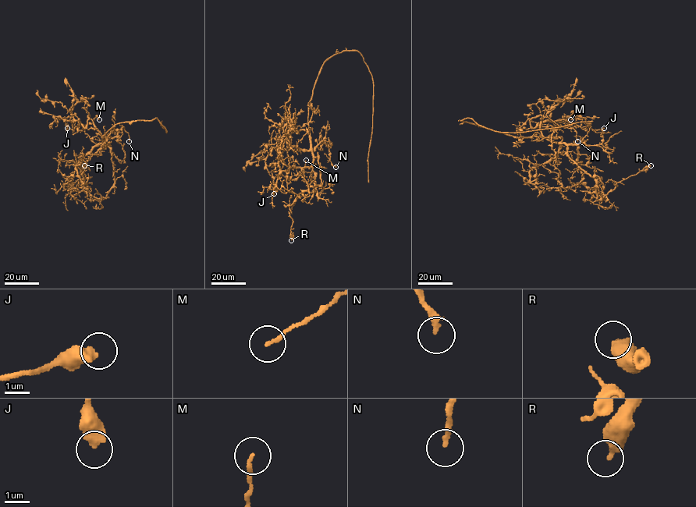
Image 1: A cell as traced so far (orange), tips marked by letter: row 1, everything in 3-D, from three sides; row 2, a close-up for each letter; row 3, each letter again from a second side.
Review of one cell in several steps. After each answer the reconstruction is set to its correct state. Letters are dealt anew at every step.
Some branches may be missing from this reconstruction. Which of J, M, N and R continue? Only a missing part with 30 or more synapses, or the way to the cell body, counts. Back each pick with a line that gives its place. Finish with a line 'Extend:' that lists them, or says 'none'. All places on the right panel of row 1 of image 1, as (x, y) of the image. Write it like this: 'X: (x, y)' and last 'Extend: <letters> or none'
Extend: none

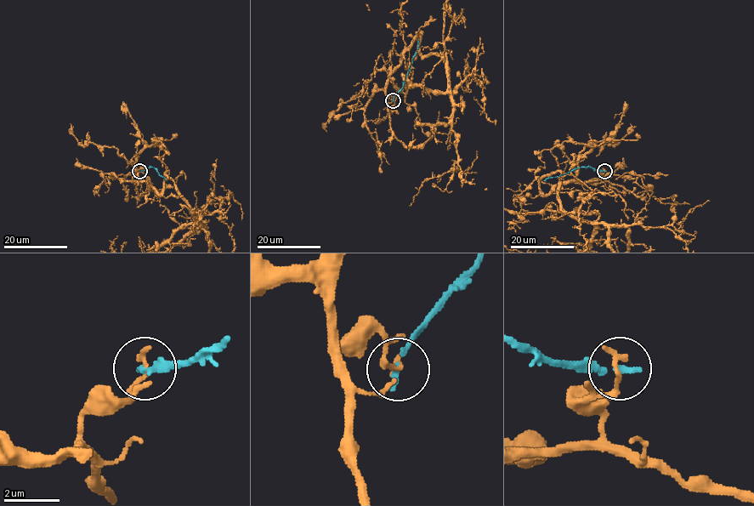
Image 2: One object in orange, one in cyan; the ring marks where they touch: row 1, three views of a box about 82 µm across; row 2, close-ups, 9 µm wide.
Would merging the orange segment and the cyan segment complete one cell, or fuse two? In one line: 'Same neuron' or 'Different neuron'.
Different neuron

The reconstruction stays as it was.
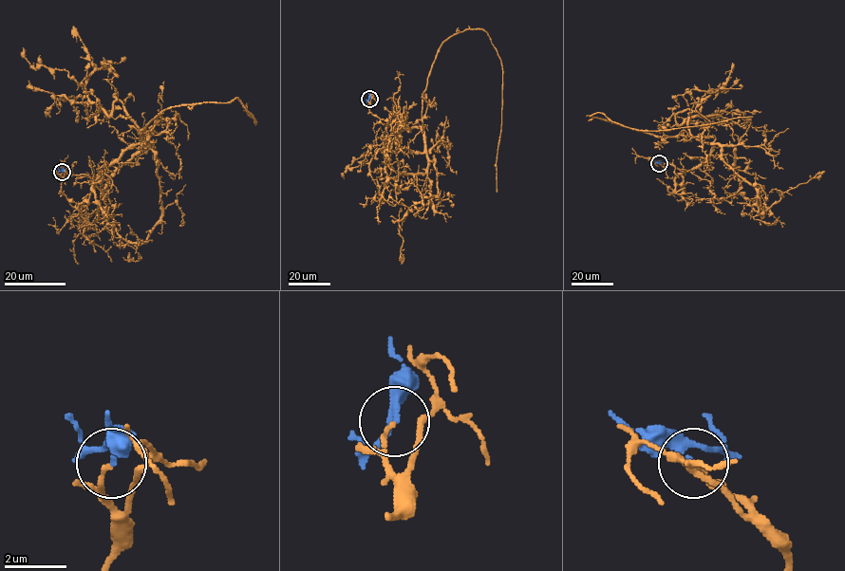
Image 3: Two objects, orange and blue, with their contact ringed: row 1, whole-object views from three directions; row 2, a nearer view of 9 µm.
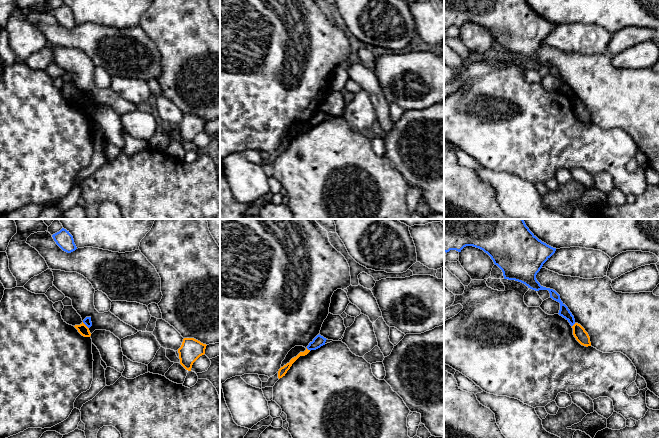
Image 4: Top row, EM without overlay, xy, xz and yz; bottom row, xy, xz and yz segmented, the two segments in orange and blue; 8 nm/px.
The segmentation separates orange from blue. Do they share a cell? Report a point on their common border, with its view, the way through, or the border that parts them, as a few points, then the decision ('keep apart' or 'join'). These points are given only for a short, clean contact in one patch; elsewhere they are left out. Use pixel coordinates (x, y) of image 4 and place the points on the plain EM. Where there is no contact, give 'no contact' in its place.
meets orange in xy at (85, 101); border along xy (82, 98), (88, 104); keep apart

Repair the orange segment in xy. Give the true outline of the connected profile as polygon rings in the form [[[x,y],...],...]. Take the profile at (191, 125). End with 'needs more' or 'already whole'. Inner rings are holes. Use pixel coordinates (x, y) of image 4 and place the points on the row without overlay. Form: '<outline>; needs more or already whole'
[[[184,114],[181,123],[178,125],[180,140],[188,147],[191,147],[193,139],[205,130],[206,120],[194,114]]]; already whole

